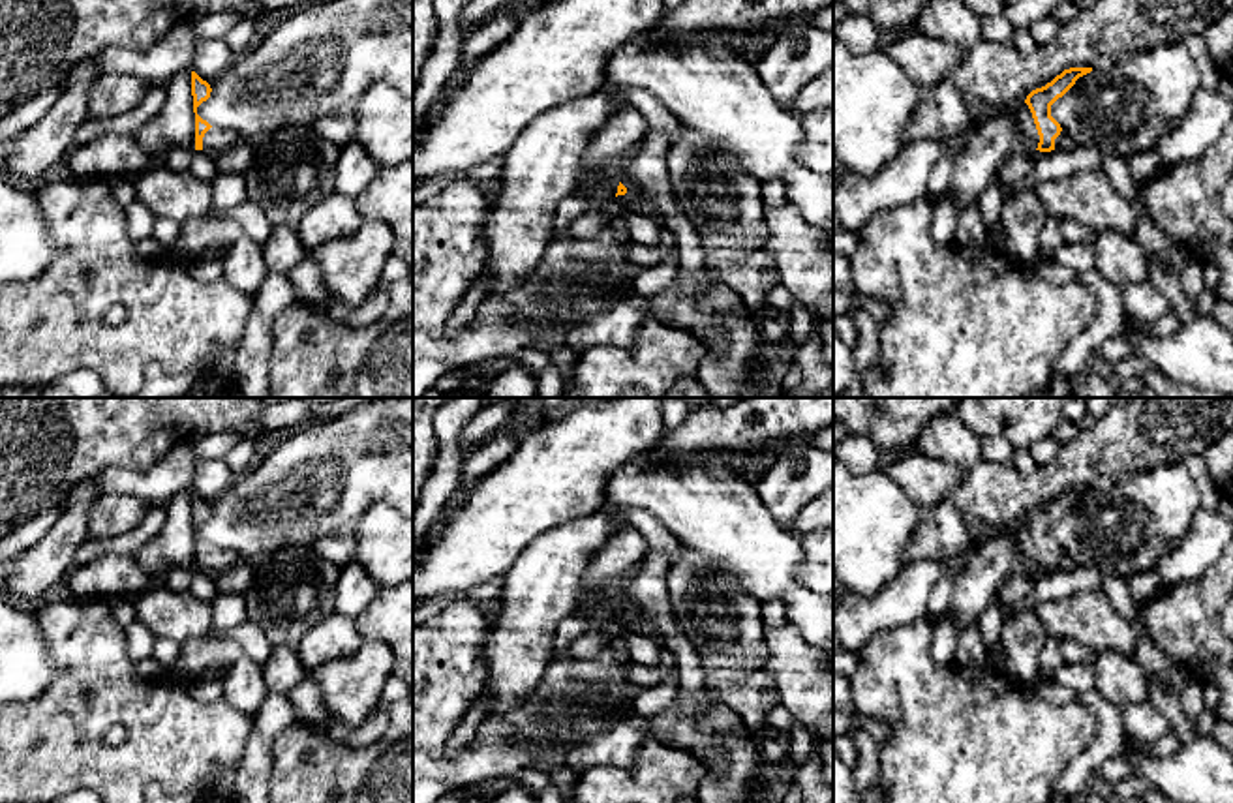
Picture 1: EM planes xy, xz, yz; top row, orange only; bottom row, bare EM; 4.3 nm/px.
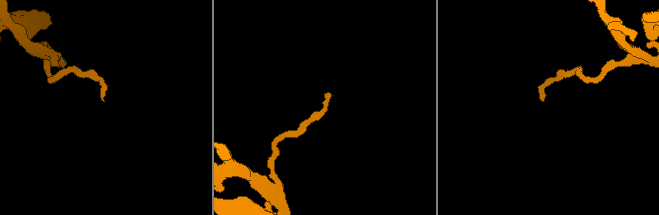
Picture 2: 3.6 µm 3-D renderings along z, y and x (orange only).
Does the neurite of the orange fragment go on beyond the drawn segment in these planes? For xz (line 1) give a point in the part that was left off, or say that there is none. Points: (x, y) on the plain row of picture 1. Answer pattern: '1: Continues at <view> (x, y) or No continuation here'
1: No continuation here

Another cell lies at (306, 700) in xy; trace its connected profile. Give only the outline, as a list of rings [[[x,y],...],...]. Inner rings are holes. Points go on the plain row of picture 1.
[[[306,674],[304,681],[287,694],[293,707],[293,722],[319,728],[330,720],[325,707],[321,687],[313,675]]]

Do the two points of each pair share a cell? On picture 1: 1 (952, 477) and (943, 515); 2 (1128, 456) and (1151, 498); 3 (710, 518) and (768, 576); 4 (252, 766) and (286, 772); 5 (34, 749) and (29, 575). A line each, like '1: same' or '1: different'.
1: different
2: different
3: same
4: different
5: different

